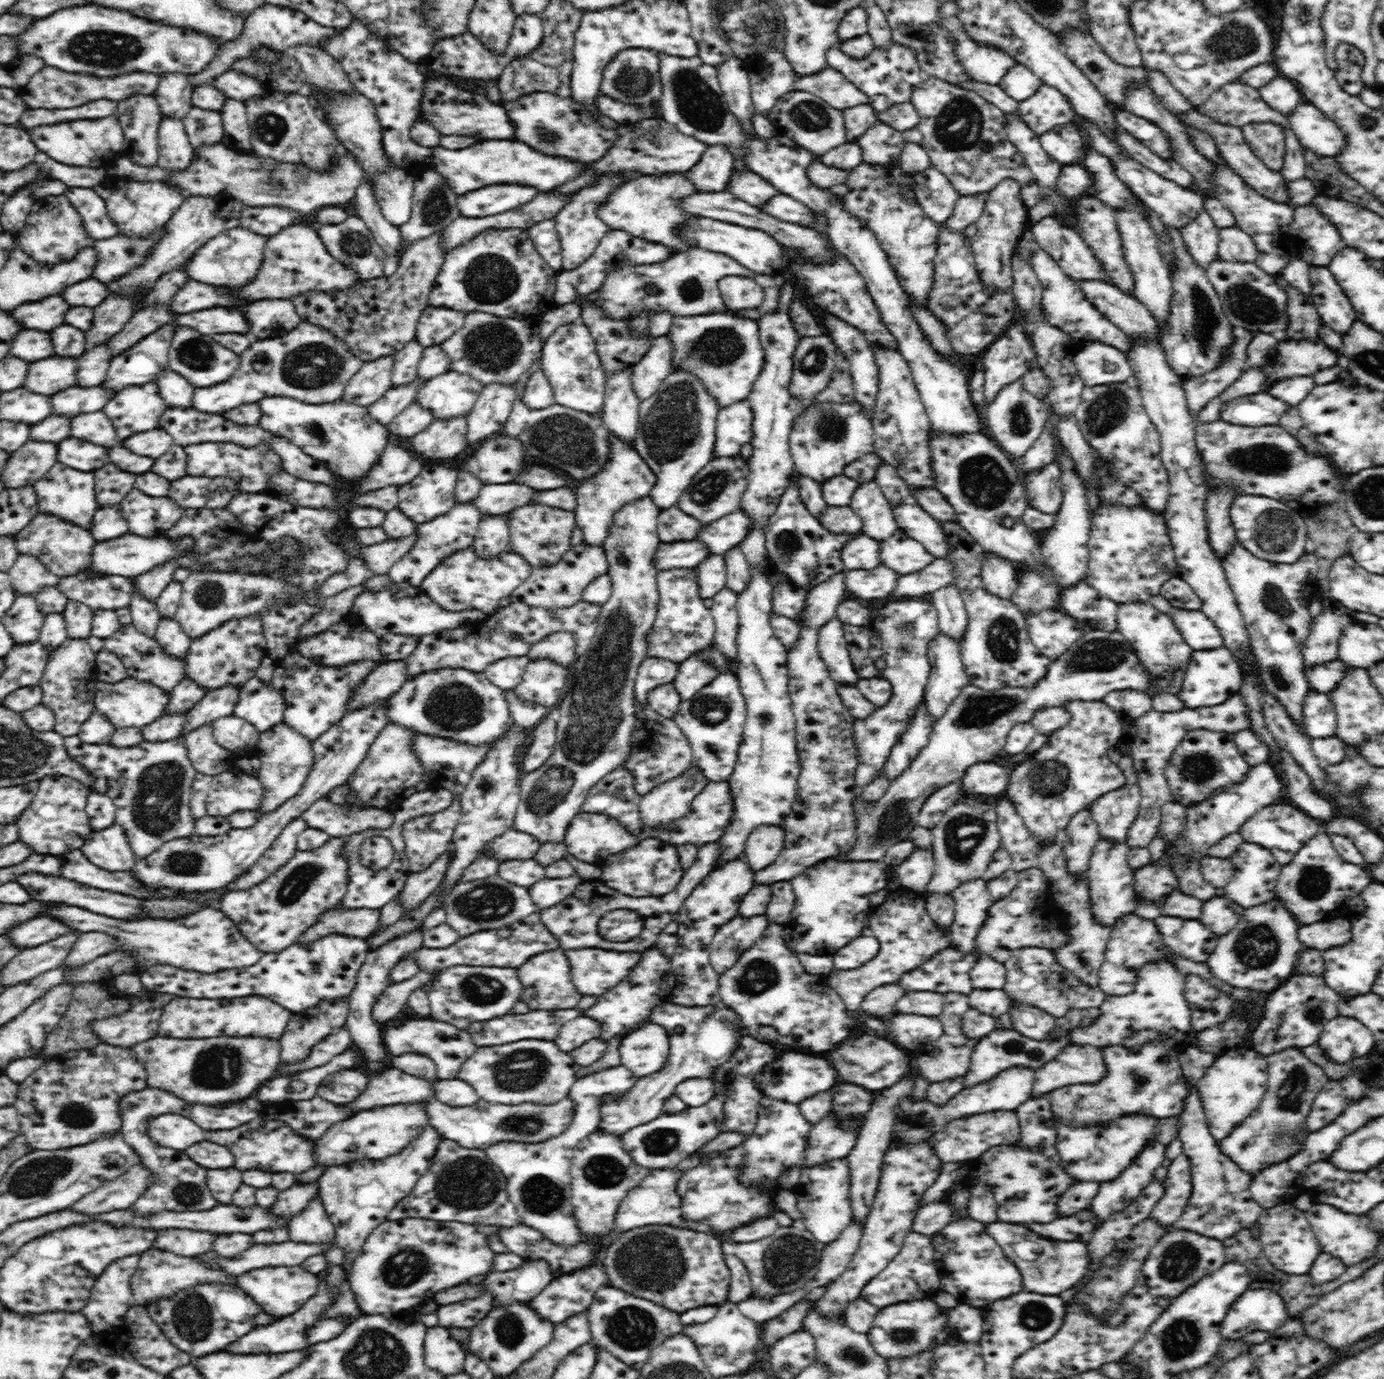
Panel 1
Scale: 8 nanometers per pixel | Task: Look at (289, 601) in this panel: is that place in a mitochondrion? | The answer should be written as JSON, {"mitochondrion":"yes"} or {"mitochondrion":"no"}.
{"mitochondrion":"no"}

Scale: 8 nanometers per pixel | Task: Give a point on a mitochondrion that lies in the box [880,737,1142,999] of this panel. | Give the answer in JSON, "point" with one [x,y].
{"point":[967,830]}

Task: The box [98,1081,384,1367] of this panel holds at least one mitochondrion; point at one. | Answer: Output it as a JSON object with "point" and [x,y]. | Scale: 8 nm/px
{"point":[193,1317]}

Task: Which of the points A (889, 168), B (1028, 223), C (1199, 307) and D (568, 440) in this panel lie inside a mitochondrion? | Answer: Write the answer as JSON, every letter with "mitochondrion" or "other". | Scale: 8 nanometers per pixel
{"A":"other","B":"other","C":"mitochondrion","D":"mitochondrion"}

